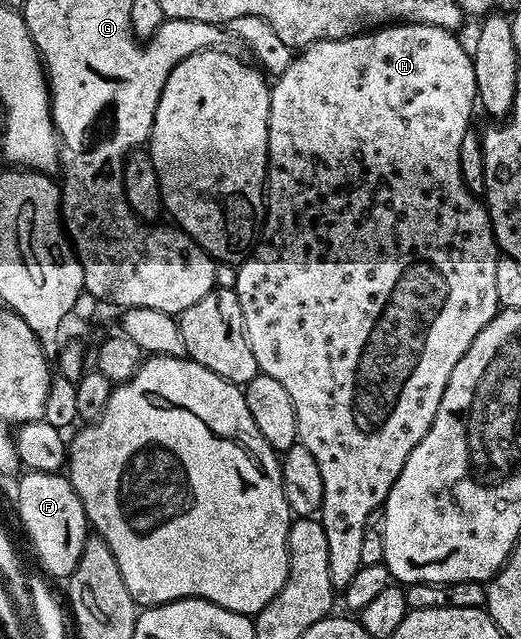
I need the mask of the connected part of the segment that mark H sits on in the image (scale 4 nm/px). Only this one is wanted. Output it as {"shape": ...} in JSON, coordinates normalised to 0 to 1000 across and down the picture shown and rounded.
{"shape":[[[772,34],[772,36],[768,36],[768,38],[741,38],[741,39],[737,39],[737,41],[733,41],[733,42],[729,42],[729,44],[726,44],[726,45],[722,45],[722,47],[718,47],[718,49],[714,49],[714,50],[702,50],[702,52],[699,52],[699,53],[672,53],[672,55],[670,55],[670,58],[668,58],[668,59],[630,59],[630,61],[628,61],[628,63],[620,63],[620,64],[618,64],[618,66],[601,66],[601,67],[599,67],[599,69],[597,69],[597,70],[595,70],[595,72],[587,72],[587,74],[583,74],[583,77],[580,77],[580,78],[578,78],[578,80],[576,80],[576,83],[572,83],[572,85],[570,85],[570,86],[568,86],[568,88],[564,88],[564,89],[562,89],[562,92],[559,92],[559,94],[557,94],[557,100],[555,100],[555,102],[553,102],[553,103],[551,103],[551,110],[549,110],[549,111],[547,111],[547,113],[543,113],[543,114],[541,114],[541,116],[539,116],[539,117],[536,117],[536,119],[532,119],[532,121],[530,121],[530,122],[528,122],[528,127],[526,127],[526,128],[524,128],[524,130],[522,130],[522,135],[520,135],[520,139],[518,139],[518,142],[516,142],[516,264],[514,264],[514,268],[512,268],[512,315],[511,315],[511,319],[509,319],[509,326],[507,326],[507,330],[505,330],[505,352],[503,352],[503,354],[501,354],[501,355],[499,355],[499,360],[497,360],[497,377],[495,377],[495,379],[493,379],[493,380],[491,380],[491,383],[488,383],[488,387],[486,387],[486,390],[484,390],[484,393],[482,393],[482,396],[480,396],[480,399],[478,399],[478,402],[476,402],[476,404],[472,404],[472,405],[470,405],[470,408],[468,408],[468,410],[464,410],[464,412],[461,412],[461,415],[457,415],[457,416],[455,416],[455,444],[453,444],[453,449],[451,449],[451,452],[453,452],[453,455],[455,455],[455,462],[457,462],[457,463],[459,463],[459,476],[461,476],[461,477],[463,477],[463,480],[464,480],[464,482],[466,482],[466,507],[468,507],[468,509],[470,509],[470,524],[472,524],[472,526],[474,526],[474,538],[482,538],[482,552],[484,552],[484,554],[488,554],[488,556],[489,556],[489,570],[491,570],[491,571],[493,571],[493,576],[495,576],[495,581],[499,581],[499,584],[503,584],[503,585],[511,585],[511,587],[512,587],[512,588],[522,588],[522,590],[524,590],[524,592],[526,592],[526,593],[528,593],[528,595],[536,595],[536,601],[543,601],[543,609],[547,609],[547,612],[549,612],[549,613],[551,613],[551,615],[555,615],[555,618],[559,618],[559,632],[566,632],[566,657],[568,657],[568,659],[570,659],[570,682],[572,682],[572,687],[574,687],[574,692],[576,692],[576,696],[582,696],[582,698],[585,698],[585,700],[587,700],[587,701],[589,701],[589,707],[597,707],[597,714],[605,714],[605,721],[608,721],[608,725],[612,725],[612,739],[614,739],[614,742],[616,742],[616,743],[618,743],[618,745],[620,745],[620,789],[618,789],[618,790],[616,790],[616,797],[614,797],[614,800],[612,800],[612,814],[614,814],[614,815],[616,815],[616,818],[618,818],[618,820],[620,820],[620,833],[628,833],[628,864],[630,864],[630,865],[631,865],[631,872],[633,872],[633,875],[635,875],[635,908],[637,908],[637,909],[639,909],[639,915],[641,915],[641,919],[647,919],[647,920],[660,920],[660,917],[664,917],[664,915],[666,915],[666,914],[674,914],[674,901],[681,901],[681,895],[689,895],[689,889],[691,889],[691,887],[693,887],[693,886],[695,886],[695,884],[693,884],[693,872],[695,872],[695,870],[697,870],[697,826],[699,826],[699,825],[701,825],[701,822],[702,822],[702,820],[704,820],[704,808],[706,808],[706,806],[708,806],[708,803],[712,803],[712,800],[716,800],[716,798],[729,798],[729,797],[733,797],[733,793],[737,793],[737,789],[739,789],[739,779],[741,779],[741,778],[743,778],[743,775],[745,775],[745,773],[747,773],[747,772],[749,772],[749,770],[750,770],[750,764],[752,764],[752,762],[754,762],[754,759],[756,759],[756,757],[758,757],[758,751],[760,751],[760,750],[762,750],[762,746],[764,746],[764,745],[766,745],[766,739],[774,739],[774,726],[781,726],[781,714],[789,714],[789,701],[797,701],[797,695],[804,695],[804,689],[812,689],[812,682],[820,682],[820,670],[827,670],[827,657],[835,657],[835,643],[839,643],[839,642],[841,642],[841,640],[843,640],[843,626],[850,626],[850,607],[858,607],[858,595],[866,595],[866,582],[868,582],[868,579],[869,579],[869,577],[873,577],[873,570],[881,570],[881,557],[889,557],[889,551],[896,551],[896,545],[904,545],[904,532],[906,532],[906,531],[908,531],[908,529],[910,529],[910,527],[912,527],[912,526],[919,526],[919,520],[921,520],[921,518],[923,518],[923,515],[925,515],[925,513],[929,513],[929,512],[931,512],[931,510],[933,510],[933,509],[935,509],[935,505],[939,505],[939,504],[940,504],[940,502],[942,502],[942,499],[946,499],[946,496],[950,496],[950,495],[952,495],[952,491],[954,491],[954,488],[956,488],[956,484],[958,484],[958,480],[956,480],[956,476],[954,476],[954,471],[952,471],[952,469],[948,469],[948,466],[946,466],[946,460],[948,460],[948,457],[950,457],[950,413],[952,413],[952,412],[954,412],[954,407],[956,407],[956,402],[958,402],[958,393],[956,393],[956,390],[954,390],[954,377],[952,377],[952,376],[950,376],[950,369],[948,369],[948,368],[946,368],[946,366],[944,366],[944,365],[942,365],[942,355],[940,355],[940,352],[939,352],[939,330],[937,330],[937,327],[933,327],[933,326],[935,326],[935,324],[933,324],[933,321],[931,321],[931,318],[929,318],[929,315],[925,315],[925,311],[923,311],[923,310],[921,310],[921,308],[917,308],[917,305],[912,305],[912,304],[902,304],[902,302],[898,302],[898,299],[900,299],[900,297],[898,297],[898,294],[896,294],[896,288],[894,288],[894,286],[893,286],[893,283],[891,283],[891,282],[889,282],[889,269],[887,269],[887,268],[885,268],[885,266],[881,266],[881,264],[879,264],[879,263],[877,263],[877,228],[879,228],[879,227],[881,227],[881,225],[889,225],[889,213],[891,213],[891,211],[893,211],[893,208],[896,208],[896,197],[893,197],[893,189],[896,189],[896,188],[898,188],[898,185],[900,185],[900,183],[904,183],[904,182],[906,182],[906,178],[908,178],[908,166],[910,166],[910,172],[912,172],[912,142],[910,142],[910,139],[908,139],[908,94],[906,94],[906,89],[900,89],[900,88],[896,88],[896,78],[894,78],[894,74],[893,74],[893,78],[891,78],[891,75],[889,75],[889,74],[885,74],[885,72],[883,72],[883,69],[881,69],[881,67],[877,67],[877,58],[879,58],[879,55],[877,55],[877,53],[875,53],[875,52],[871,52],[871,49],[868,49],[868,47],[852,47],[852,45],[850,45],[850,44],[843,44],[843,42],[841,42],[841,41],[829,41],[829,39],[827,39],[827,38],[812,38],[812,36],[810,36],[810,34]]]}

